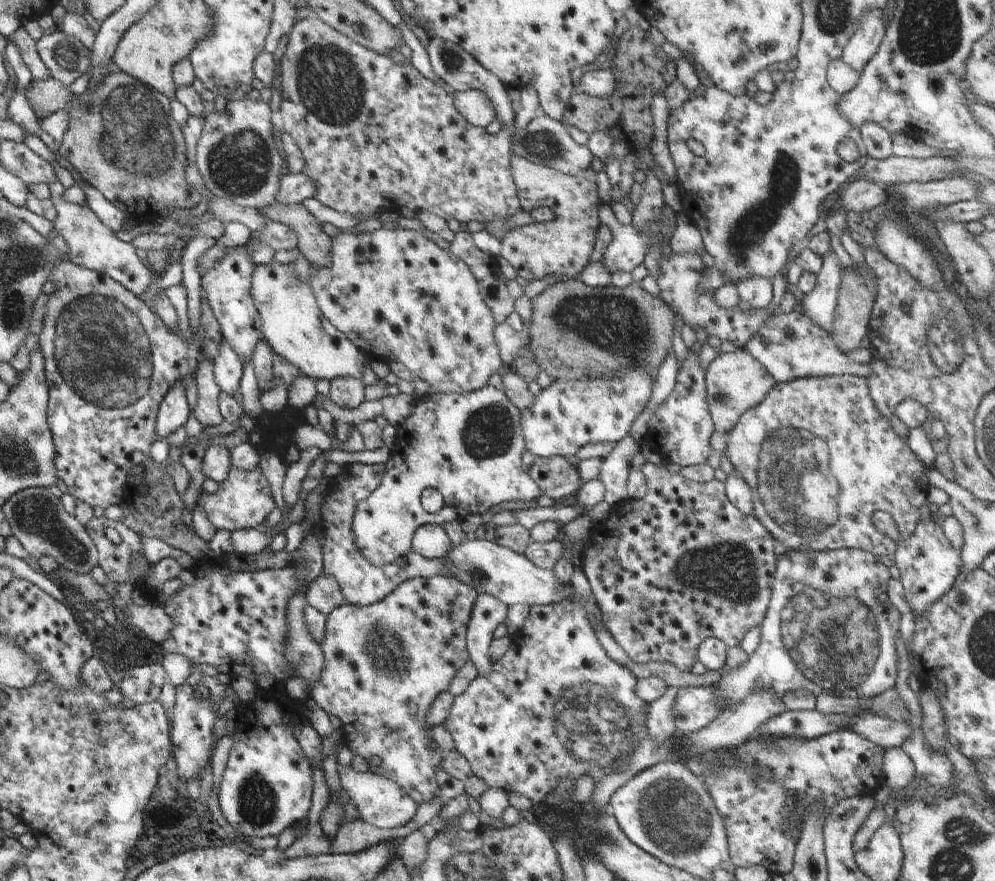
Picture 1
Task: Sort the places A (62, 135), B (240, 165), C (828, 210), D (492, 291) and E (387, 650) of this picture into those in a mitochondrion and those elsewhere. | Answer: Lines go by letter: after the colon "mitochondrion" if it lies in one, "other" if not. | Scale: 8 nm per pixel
A: other
B: mitochondrion
C: other
D: other
E: mitochondrion

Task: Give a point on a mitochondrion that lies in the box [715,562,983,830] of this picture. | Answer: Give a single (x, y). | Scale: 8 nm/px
(830, 636)

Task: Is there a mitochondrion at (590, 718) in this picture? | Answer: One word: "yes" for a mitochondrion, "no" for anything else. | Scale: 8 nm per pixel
yes

